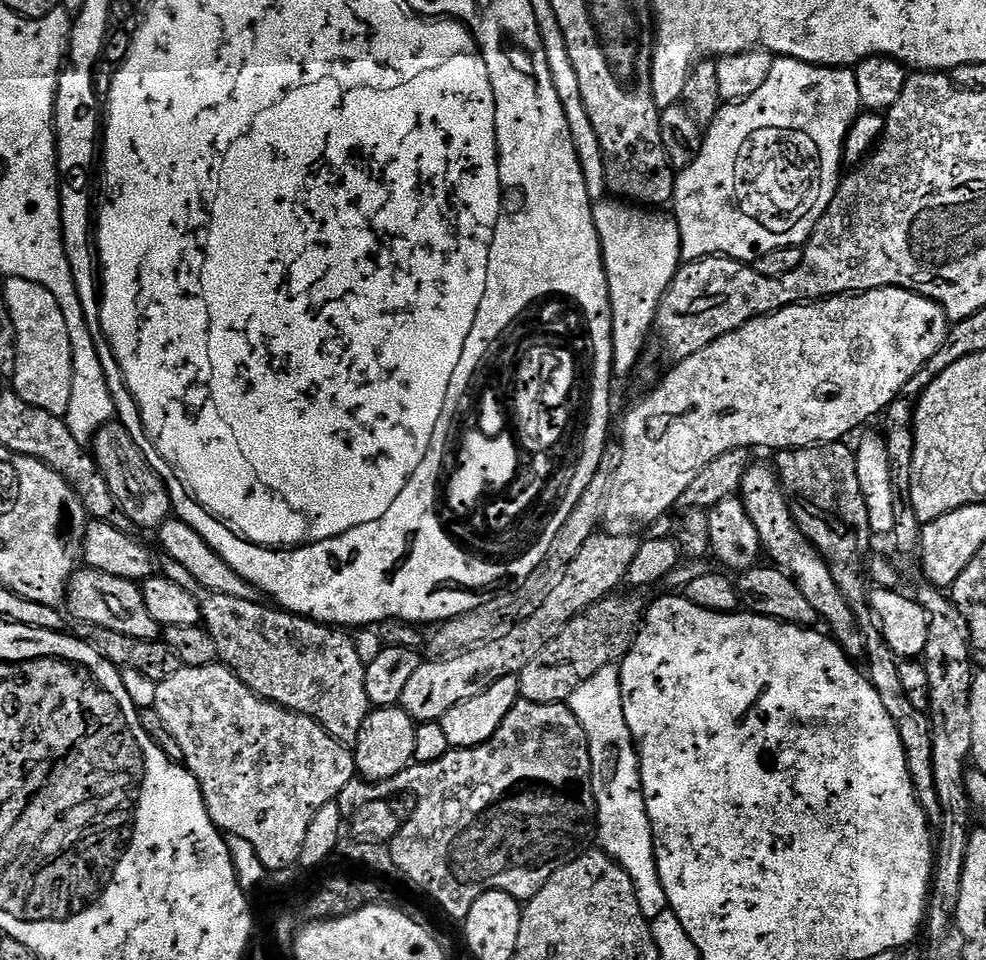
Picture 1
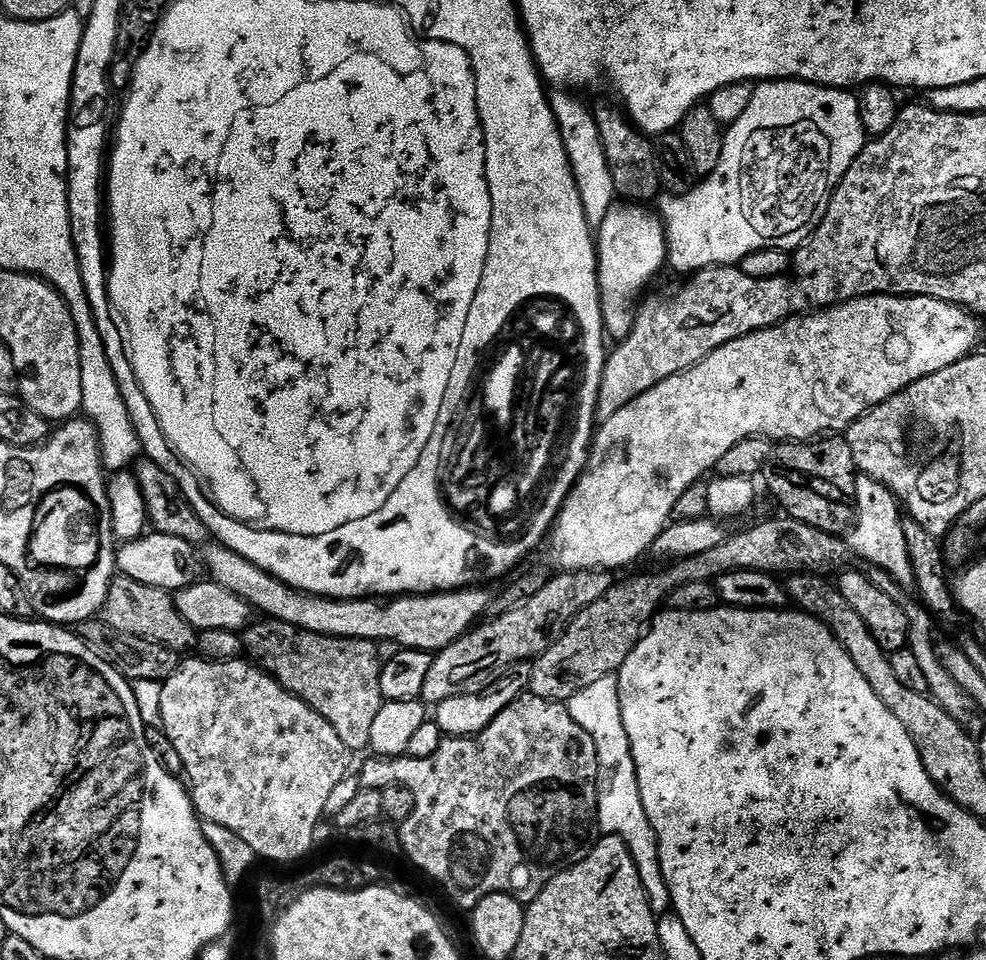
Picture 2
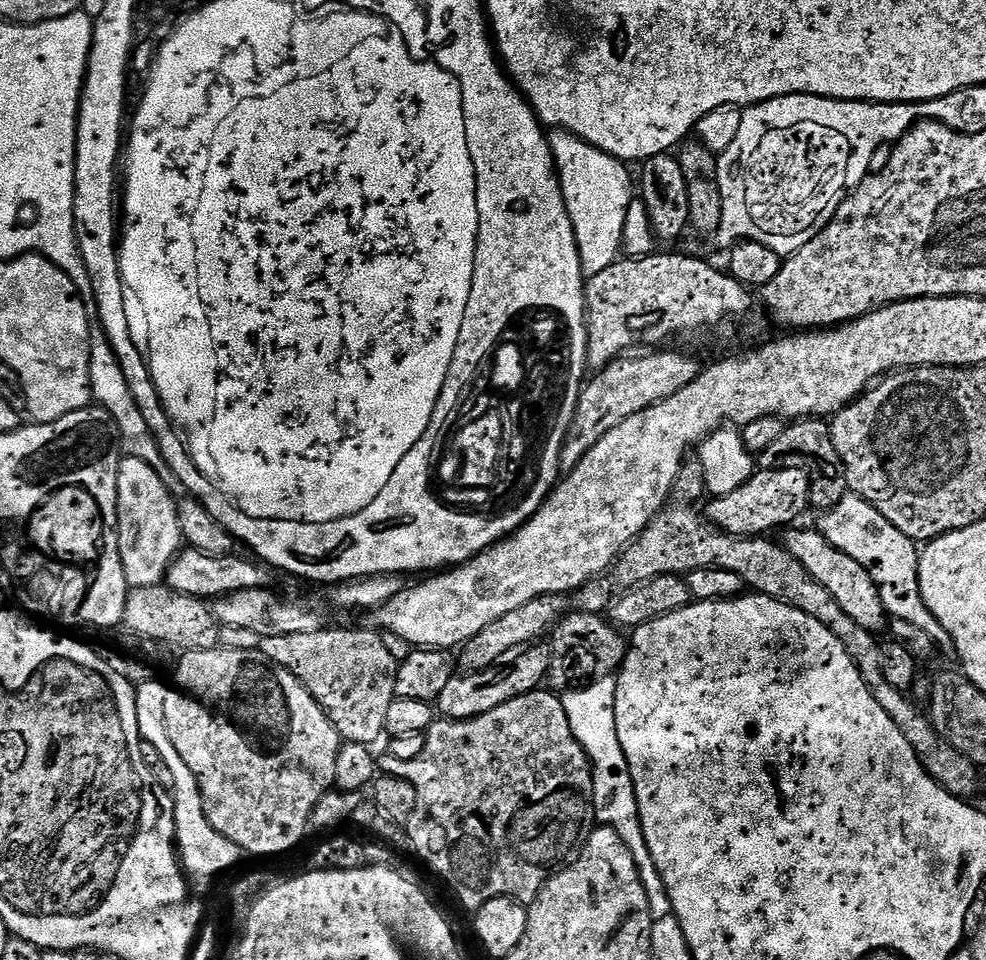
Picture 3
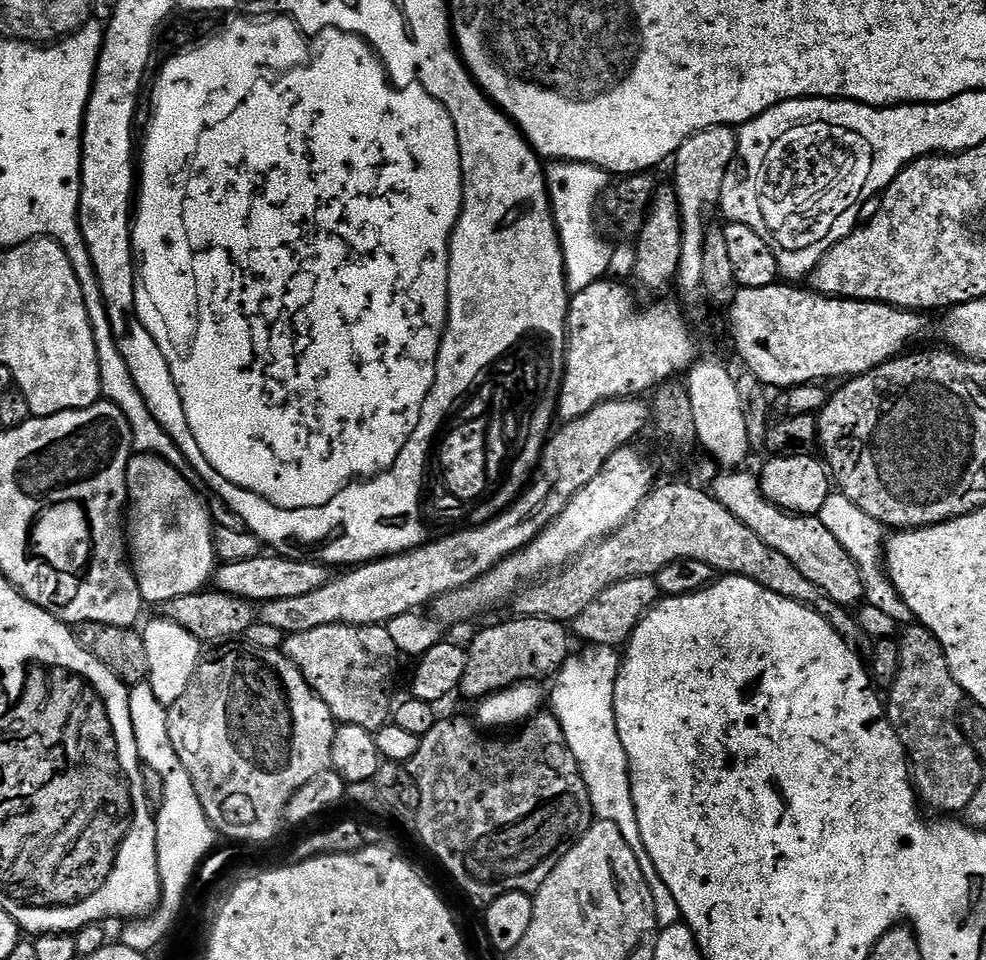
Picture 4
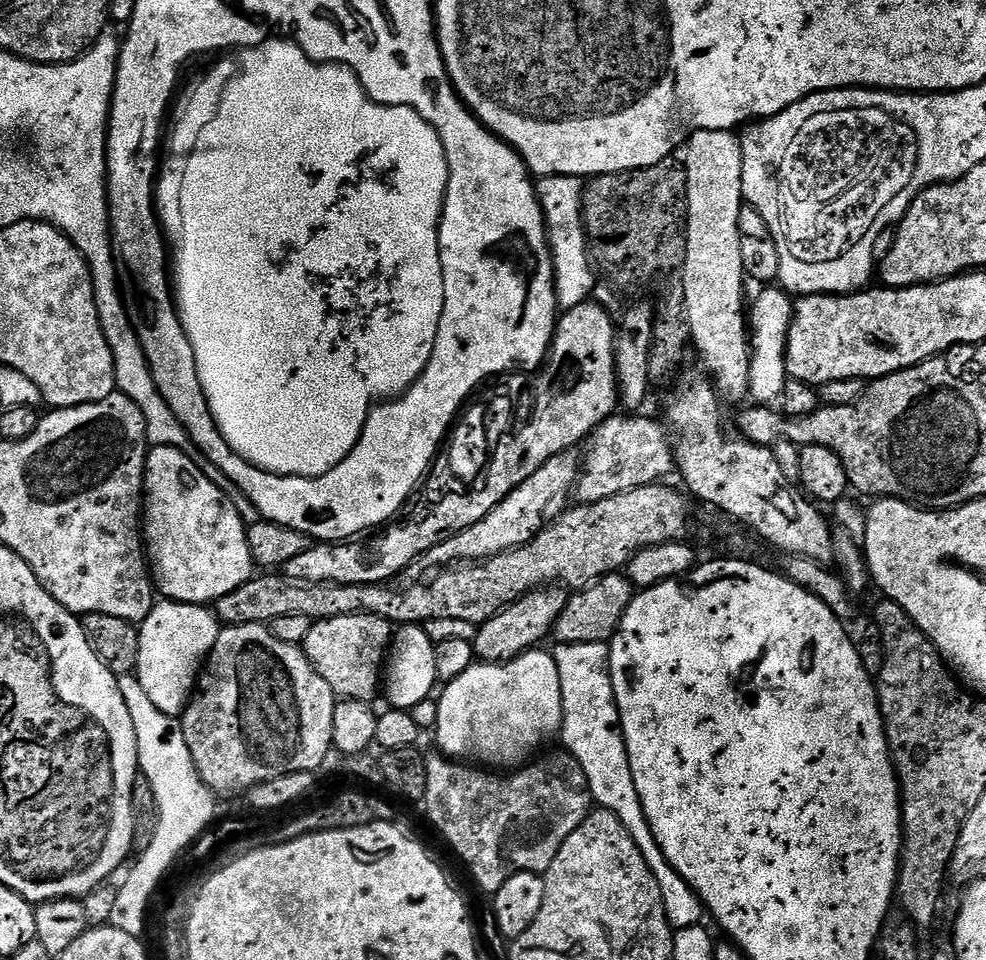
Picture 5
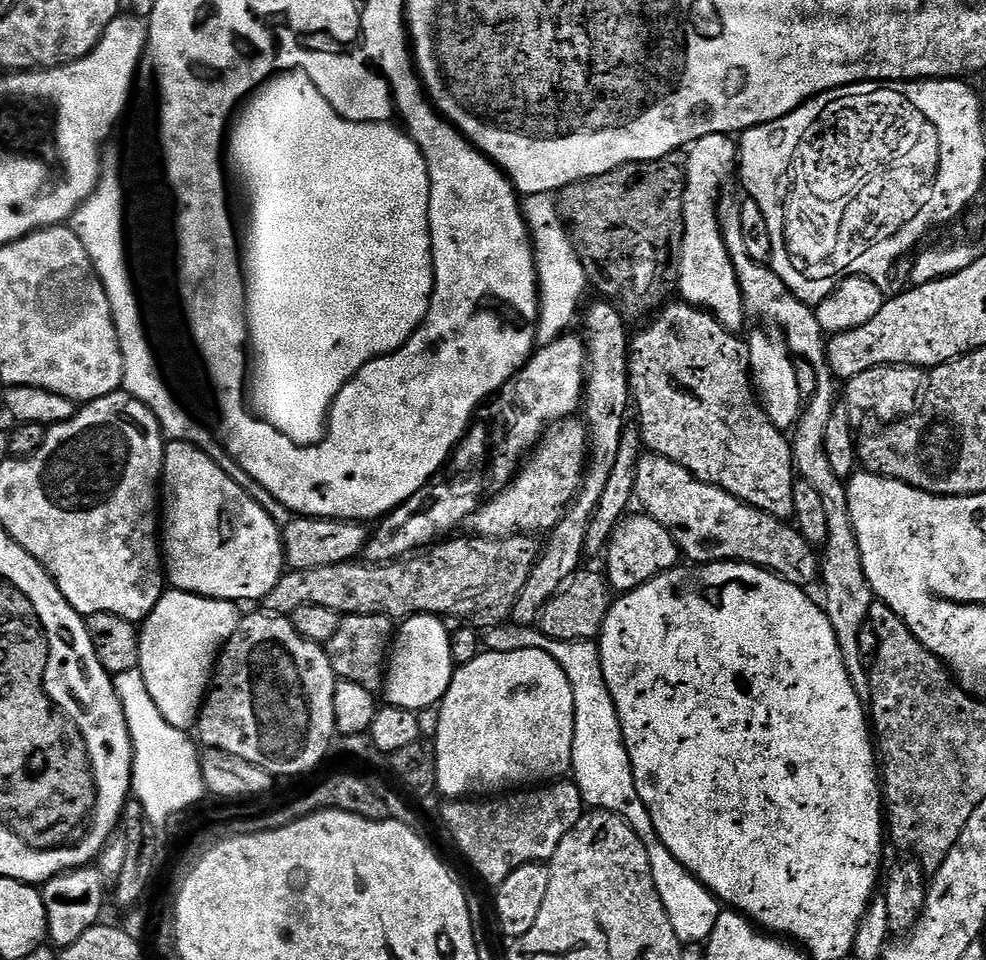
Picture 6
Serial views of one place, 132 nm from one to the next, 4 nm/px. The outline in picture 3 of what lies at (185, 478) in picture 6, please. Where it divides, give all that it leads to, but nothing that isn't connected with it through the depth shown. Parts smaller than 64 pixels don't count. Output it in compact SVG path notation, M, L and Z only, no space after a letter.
M125 455L118 466L118 550L132 588L164 584L168 568L185 547L177 497L142 458Z

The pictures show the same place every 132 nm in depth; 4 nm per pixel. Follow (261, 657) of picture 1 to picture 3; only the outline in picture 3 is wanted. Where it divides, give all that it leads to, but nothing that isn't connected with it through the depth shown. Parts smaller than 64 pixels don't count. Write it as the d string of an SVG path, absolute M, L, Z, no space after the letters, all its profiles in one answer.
M326 626L314 634L281 634L278 638L266 638L262 641L262 650L278 666L290 670L298 682L313 698L319 702L320 709L327 714L328 720L336 727L341 741L349 744L375 745L375 740L385 735L386 714L390 711L390 702L396 695L396 669L398 656L384 640L379 631L361 628L332 628Z

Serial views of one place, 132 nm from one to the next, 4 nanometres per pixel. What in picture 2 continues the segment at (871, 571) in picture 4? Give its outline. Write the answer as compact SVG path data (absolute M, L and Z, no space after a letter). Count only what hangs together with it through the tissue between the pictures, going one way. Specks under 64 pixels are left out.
M859 477L856 481L855 526L848 544L851 551L872 562L877 569L887 572L901 587L908 588L915 583L909 550L906 548L904 516L898 498L883 483Z

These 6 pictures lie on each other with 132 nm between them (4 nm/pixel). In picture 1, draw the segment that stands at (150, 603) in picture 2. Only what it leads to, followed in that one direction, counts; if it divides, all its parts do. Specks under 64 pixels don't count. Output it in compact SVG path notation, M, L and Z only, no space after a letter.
M84 566L72 575L72 581L68 583L66 612L71 619L73 616L73 621L102 626L139 640L155 640L162 632L162 625L154 622L150 610L146 610L144 590L137 581L114 578L114 574L102 574L97 568Z

